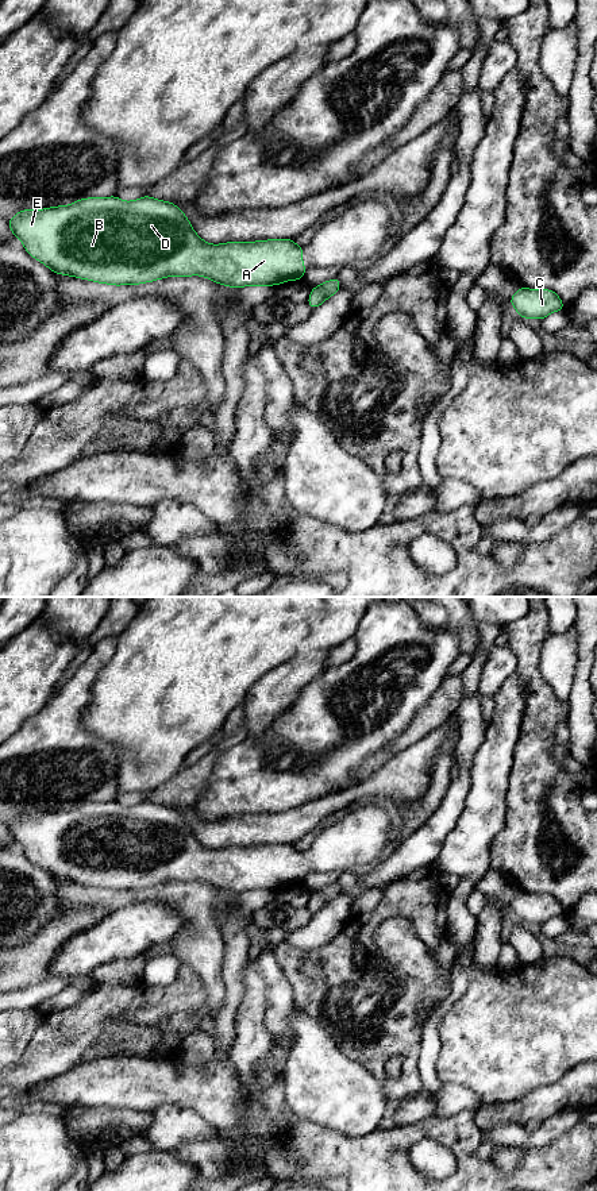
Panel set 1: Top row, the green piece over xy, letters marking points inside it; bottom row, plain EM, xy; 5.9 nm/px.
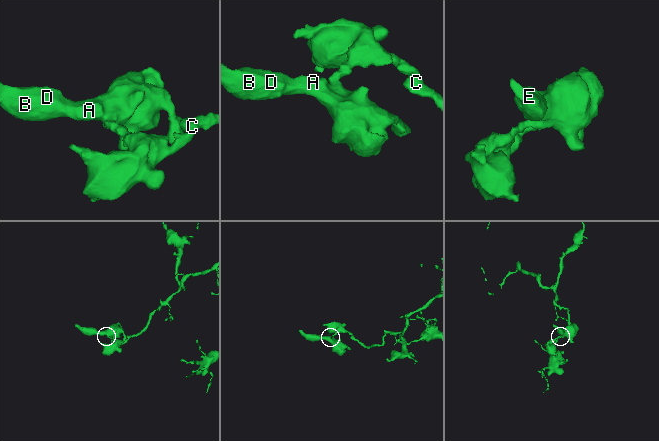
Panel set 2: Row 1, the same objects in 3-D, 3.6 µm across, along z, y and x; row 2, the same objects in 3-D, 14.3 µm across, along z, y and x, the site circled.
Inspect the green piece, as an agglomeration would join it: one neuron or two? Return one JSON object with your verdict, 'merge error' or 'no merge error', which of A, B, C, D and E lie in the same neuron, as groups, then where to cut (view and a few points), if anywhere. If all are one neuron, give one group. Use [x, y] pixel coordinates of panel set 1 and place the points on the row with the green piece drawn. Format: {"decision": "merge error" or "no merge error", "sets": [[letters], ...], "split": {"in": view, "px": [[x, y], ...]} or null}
{"decision": "merge error", "sets": [["A", "B", "D", "E"], ["C"]], "split": {"in": "xy", "px": [[316, 286], [327, 297]]}}

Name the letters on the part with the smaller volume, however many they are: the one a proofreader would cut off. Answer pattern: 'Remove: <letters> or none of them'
Remove: A, B, D, E

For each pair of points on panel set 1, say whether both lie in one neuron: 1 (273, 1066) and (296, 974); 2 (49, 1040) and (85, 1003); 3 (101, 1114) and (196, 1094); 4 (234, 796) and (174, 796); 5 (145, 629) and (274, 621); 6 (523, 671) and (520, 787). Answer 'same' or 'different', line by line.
1: different
2: same
3: different
4: different
5: same
6: same

